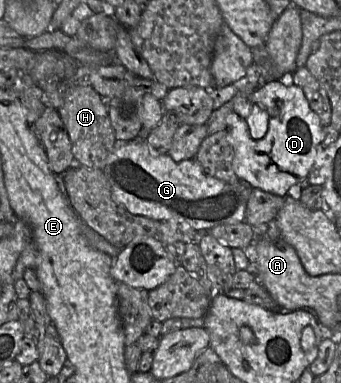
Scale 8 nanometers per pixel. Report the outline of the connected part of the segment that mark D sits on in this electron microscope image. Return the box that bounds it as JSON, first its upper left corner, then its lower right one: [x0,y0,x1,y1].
[227,78,324,197]

